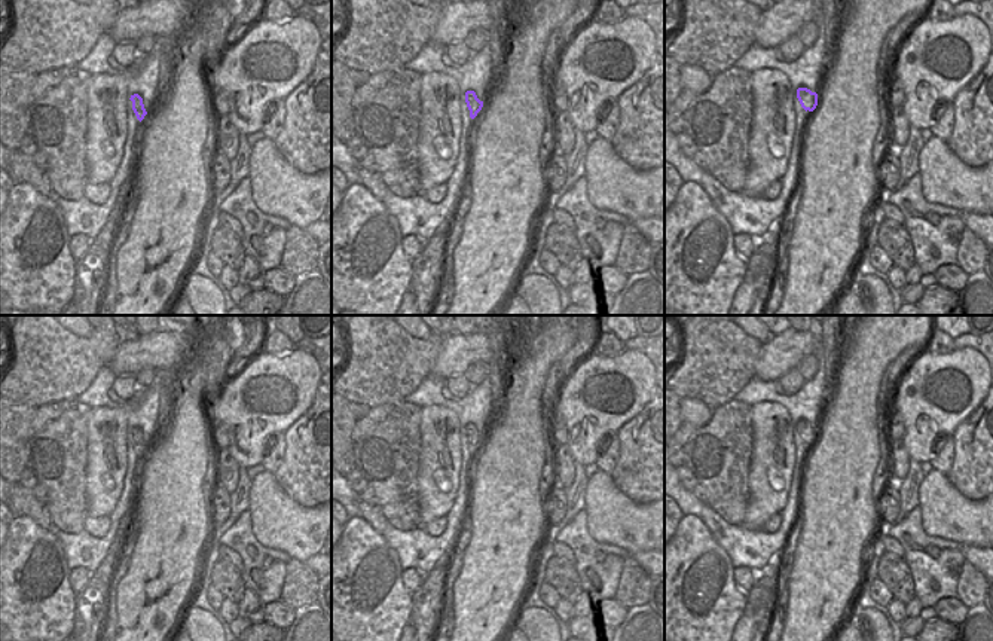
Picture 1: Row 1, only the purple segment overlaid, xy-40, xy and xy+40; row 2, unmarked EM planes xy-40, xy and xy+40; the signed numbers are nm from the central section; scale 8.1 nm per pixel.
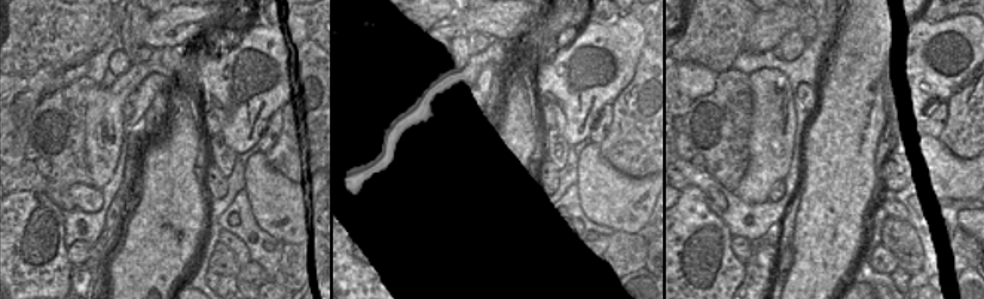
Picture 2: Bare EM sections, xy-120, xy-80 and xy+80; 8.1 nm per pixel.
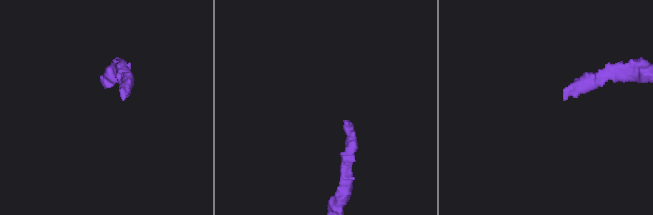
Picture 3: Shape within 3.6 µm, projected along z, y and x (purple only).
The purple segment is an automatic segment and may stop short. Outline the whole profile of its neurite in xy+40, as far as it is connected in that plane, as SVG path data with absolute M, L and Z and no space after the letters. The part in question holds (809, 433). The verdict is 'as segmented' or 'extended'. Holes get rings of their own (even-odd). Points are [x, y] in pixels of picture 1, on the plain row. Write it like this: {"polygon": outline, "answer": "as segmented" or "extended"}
{"polygon": "M798 421L797 431L792 434L792 437L794 437L794 445L797 448L797 458L794 461L794 467L803 473L806 454L807 454L809 448L818 439L818 427L812 425L807 421Z", "answer": "extended"}

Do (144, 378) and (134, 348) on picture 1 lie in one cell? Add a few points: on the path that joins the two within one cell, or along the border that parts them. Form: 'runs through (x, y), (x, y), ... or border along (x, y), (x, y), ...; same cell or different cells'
border along (153, 369), (140, 369), (134, 375); different cells

